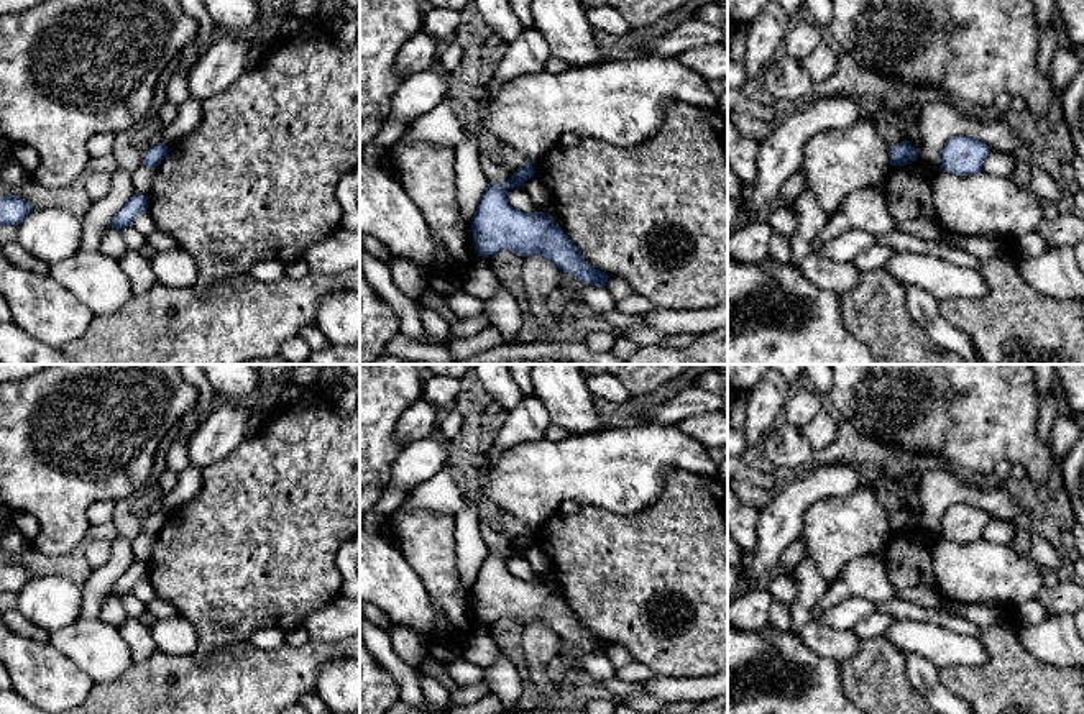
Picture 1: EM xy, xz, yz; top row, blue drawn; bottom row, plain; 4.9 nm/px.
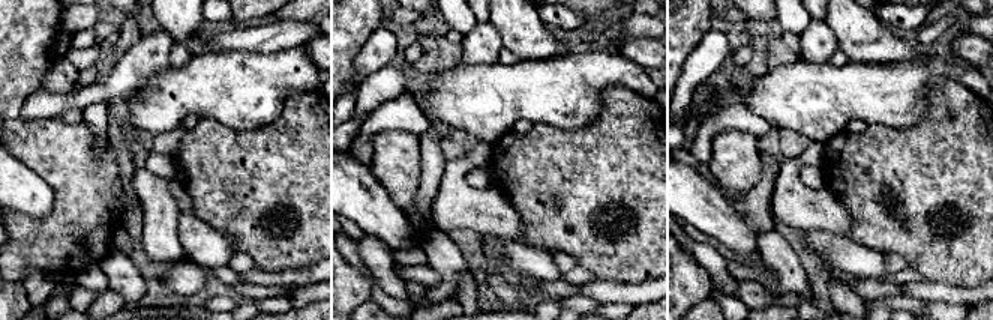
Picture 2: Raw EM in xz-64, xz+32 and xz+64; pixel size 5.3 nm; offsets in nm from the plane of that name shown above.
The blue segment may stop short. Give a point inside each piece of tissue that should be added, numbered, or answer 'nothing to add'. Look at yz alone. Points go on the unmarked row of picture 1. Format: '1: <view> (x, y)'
nothing to add

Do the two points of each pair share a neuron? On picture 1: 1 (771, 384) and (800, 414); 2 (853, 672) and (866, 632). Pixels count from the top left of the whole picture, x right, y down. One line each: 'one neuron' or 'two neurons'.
1: two neurons
2: two neurons

